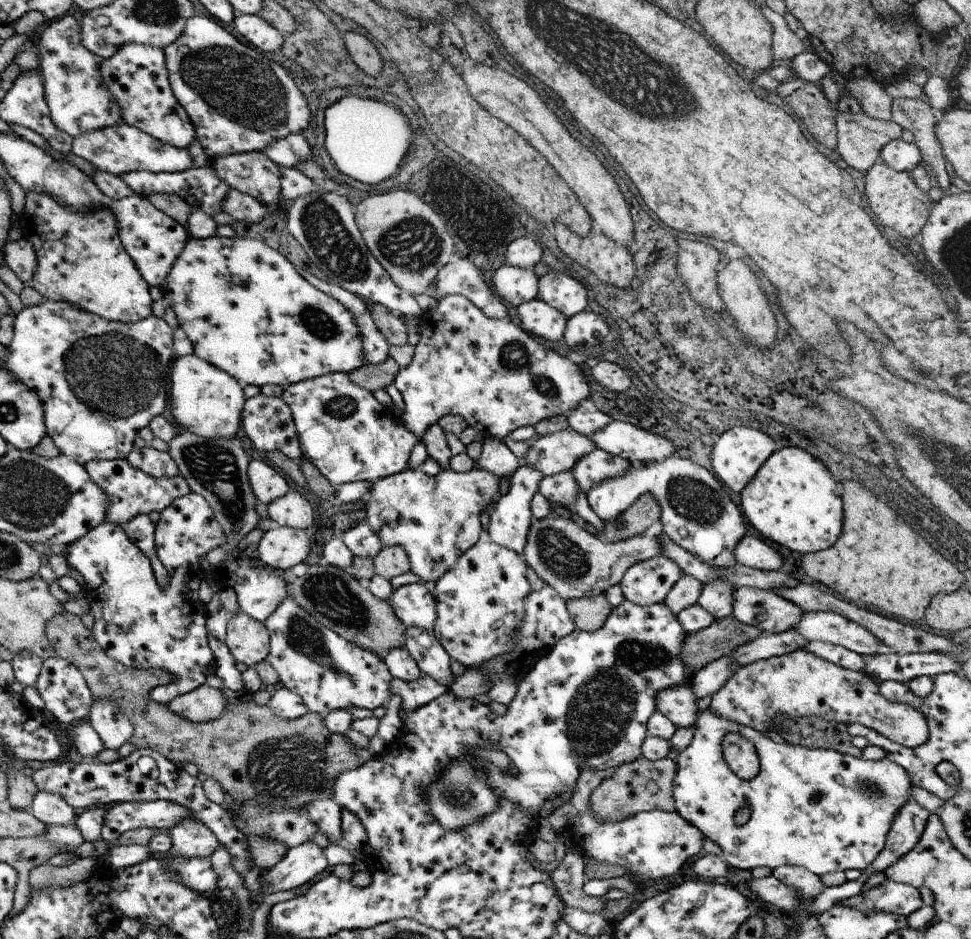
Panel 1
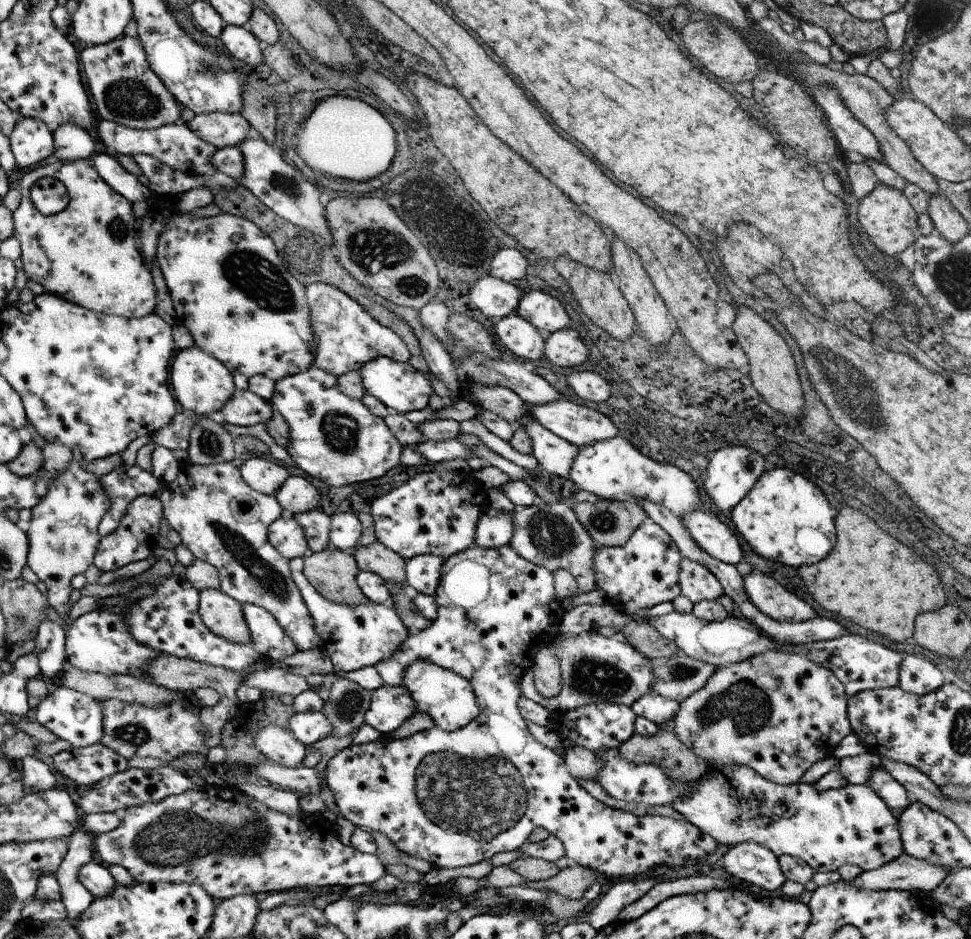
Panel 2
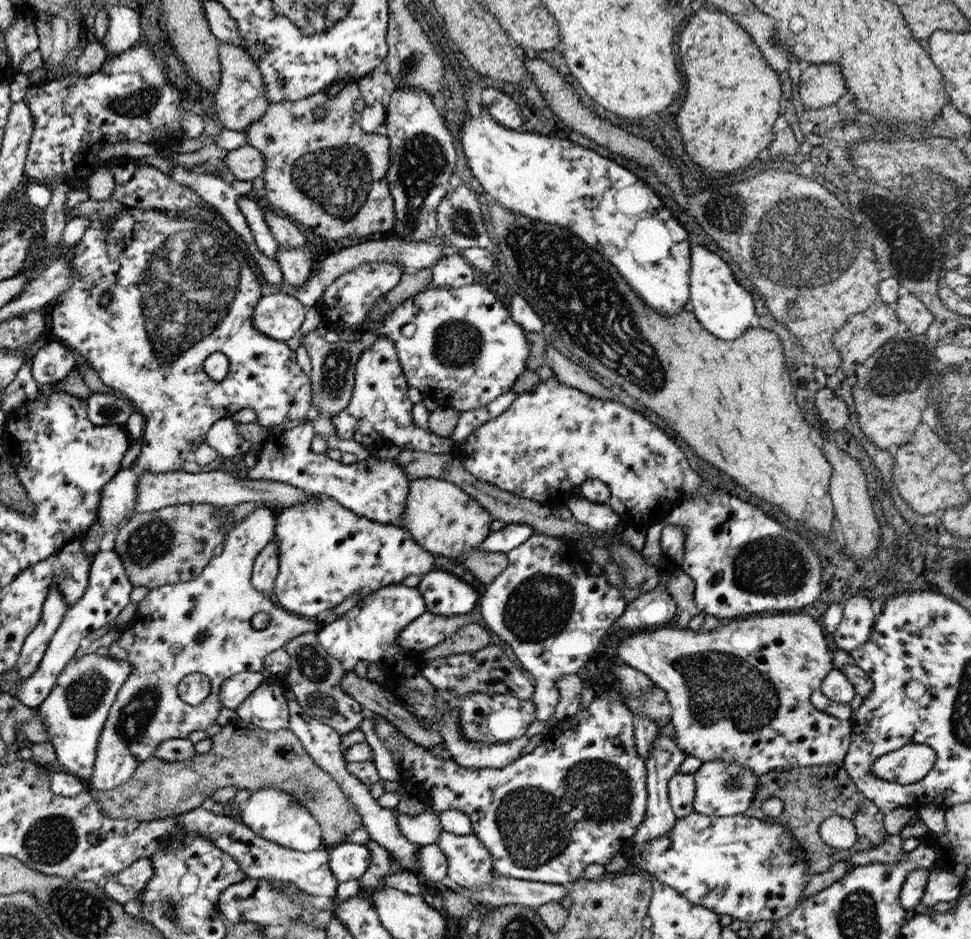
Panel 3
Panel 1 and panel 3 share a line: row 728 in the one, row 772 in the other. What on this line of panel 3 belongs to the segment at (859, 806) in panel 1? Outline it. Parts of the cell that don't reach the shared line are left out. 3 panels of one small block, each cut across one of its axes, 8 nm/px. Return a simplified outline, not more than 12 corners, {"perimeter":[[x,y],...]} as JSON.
{"perimeter":[[703,762],[693,810],[729,817],[751,808],[759,776]]}

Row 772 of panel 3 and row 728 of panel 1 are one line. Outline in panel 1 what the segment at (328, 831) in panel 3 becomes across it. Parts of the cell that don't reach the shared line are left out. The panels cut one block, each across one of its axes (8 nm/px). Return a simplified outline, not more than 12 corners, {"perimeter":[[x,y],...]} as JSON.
{"perimeter":[[67,611],[46,636],[136,749],[239,804],[298,811],[364,759],[308,711],[254,700],[195,723],[152,700]]}

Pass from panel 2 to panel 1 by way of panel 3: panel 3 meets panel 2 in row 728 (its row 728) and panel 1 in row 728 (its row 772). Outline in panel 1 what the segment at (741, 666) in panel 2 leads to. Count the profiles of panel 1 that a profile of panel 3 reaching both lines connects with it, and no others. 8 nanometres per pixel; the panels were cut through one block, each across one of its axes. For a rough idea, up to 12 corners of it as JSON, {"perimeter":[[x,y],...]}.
{"perimeter":[[797,651],[740,667],[710,708],[770,735],[778,715],[860,723],[927,747],[923,712],[864,671]]}

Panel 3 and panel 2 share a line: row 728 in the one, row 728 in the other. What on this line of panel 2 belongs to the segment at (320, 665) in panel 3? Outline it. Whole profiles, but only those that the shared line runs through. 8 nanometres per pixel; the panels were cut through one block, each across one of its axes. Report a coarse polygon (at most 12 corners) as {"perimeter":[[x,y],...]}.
{"perimeter":[[336,679],[321,710],[346,736],[364,724],[372,691]]}

